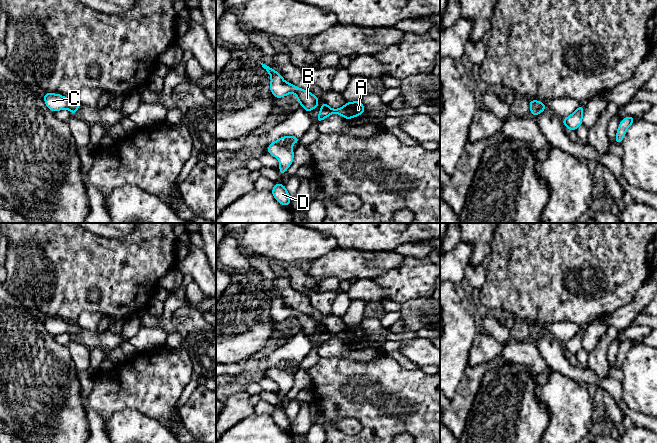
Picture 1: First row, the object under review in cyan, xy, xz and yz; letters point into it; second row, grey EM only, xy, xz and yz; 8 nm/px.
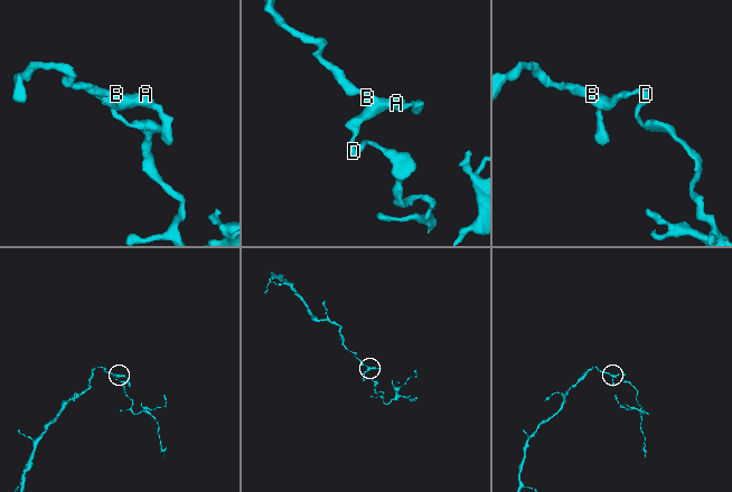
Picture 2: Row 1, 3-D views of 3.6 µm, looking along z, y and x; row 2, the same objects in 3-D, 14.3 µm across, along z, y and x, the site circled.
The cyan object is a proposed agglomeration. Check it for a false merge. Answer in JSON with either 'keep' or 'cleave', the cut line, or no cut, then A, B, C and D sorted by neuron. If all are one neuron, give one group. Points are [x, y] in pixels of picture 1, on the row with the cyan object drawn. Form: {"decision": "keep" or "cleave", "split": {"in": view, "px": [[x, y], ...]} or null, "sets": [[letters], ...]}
{"decision": "keep", "split": null, "sets": [["A", "B", "C", "D"]]}

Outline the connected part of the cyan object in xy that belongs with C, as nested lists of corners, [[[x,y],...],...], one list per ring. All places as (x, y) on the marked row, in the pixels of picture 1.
[[[44,93],[44,102],[54,113],[62,109],[68,109],[75,115],[80,106],[76,99],[69,99],[60,94],[53,93]]]

